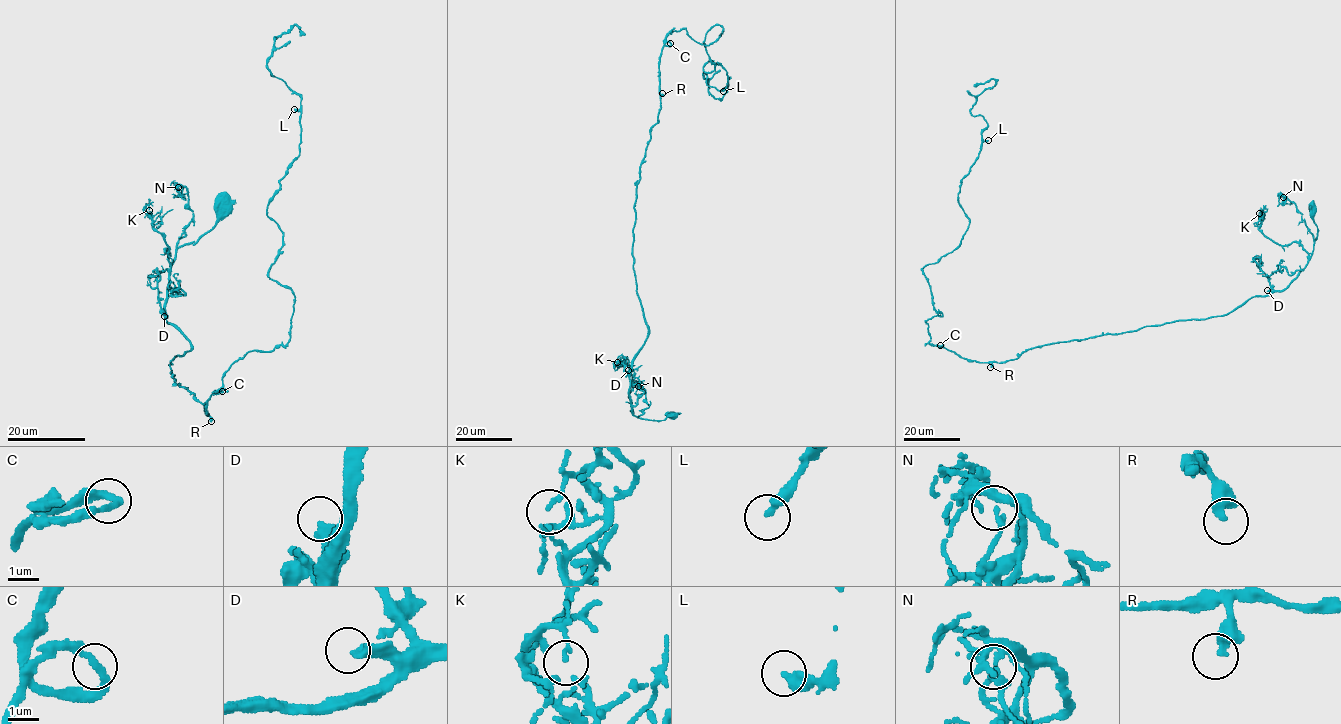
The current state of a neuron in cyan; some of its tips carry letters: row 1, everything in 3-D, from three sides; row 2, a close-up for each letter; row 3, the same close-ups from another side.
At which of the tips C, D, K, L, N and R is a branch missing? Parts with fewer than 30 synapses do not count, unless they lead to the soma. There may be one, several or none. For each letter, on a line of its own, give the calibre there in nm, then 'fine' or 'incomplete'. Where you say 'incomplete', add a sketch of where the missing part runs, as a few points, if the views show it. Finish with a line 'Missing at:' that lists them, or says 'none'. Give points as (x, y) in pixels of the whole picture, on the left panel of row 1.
C: 200 nm thick; fine
D: 360 nm thick; fine
K: 130 nm thick; fine
L: 380 nm thick; fine
N: 200 nm thick; fine
R: 400 nm thick; fine
Missing at: none

